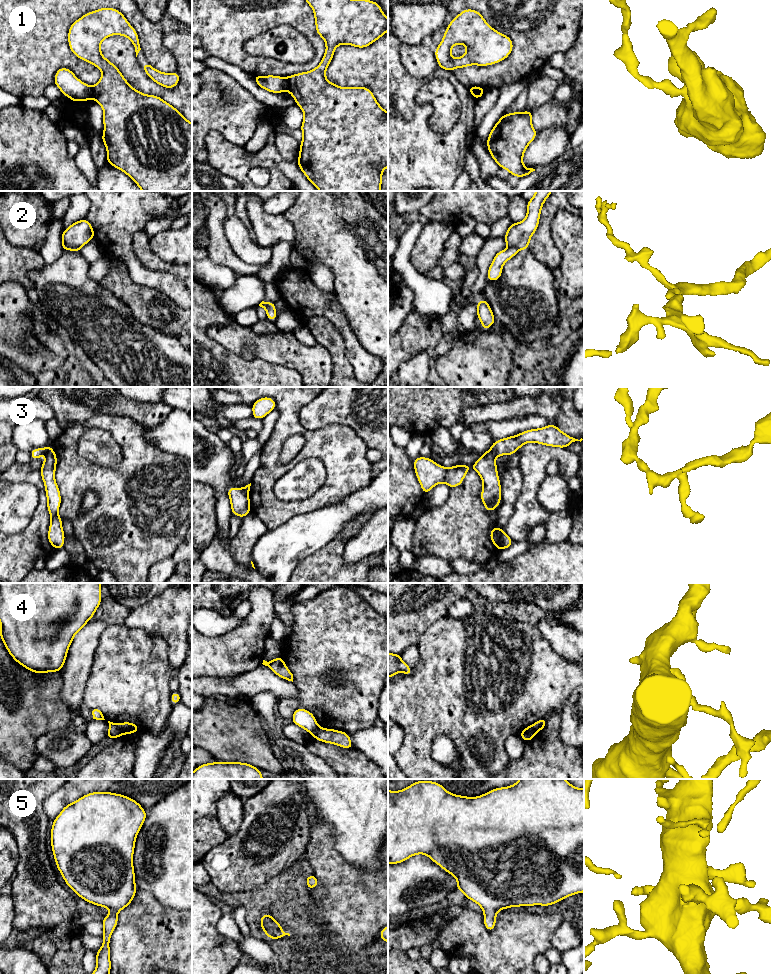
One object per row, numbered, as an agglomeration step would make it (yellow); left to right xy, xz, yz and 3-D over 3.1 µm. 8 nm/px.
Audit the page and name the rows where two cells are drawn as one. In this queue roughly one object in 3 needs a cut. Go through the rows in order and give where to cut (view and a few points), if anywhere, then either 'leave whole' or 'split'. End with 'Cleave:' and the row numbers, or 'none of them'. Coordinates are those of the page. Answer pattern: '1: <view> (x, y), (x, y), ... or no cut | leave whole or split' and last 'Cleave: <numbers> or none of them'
1: xz (287, 78), (288, 89) | split
2: yz (510, 246), (517, 250) | split
3: xy (51, 447), (45, 453) | split
4: xy (118, 724), (124, 733) | split
5: no cut | leave whole
Cleave: 1, 2, 3, 4

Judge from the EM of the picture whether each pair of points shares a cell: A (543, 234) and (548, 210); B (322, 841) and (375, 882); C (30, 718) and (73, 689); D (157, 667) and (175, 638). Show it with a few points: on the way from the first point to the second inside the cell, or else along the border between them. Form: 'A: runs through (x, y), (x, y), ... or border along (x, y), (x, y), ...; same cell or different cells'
A: runs through (544, 228), (546, 216); same cell
B: runs through (328, 856), (354, 882), (360, 882); same cell
C: border along (60, 675), (62, 679), (60, 699), (72, 710); different cells
D: border along (150, 634), (167, 643), (168, 660), (174, 669); different cells

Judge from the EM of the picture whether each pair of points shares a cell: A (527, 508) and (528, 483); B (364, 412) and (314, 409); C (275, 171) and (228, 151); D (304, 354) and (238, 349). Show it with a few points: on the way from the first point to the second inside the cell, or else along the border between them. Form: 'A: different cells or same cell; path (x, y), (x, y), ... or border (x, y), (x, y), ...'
A: same cell; path (527, 502), (528, 489)
B: same cell; path (352, 409), (326, 409)
C: same cell; path (263, 163), (240, 163)
D: same cell; path (288, 352), (283, 348), (270, 348), (254, 342)

